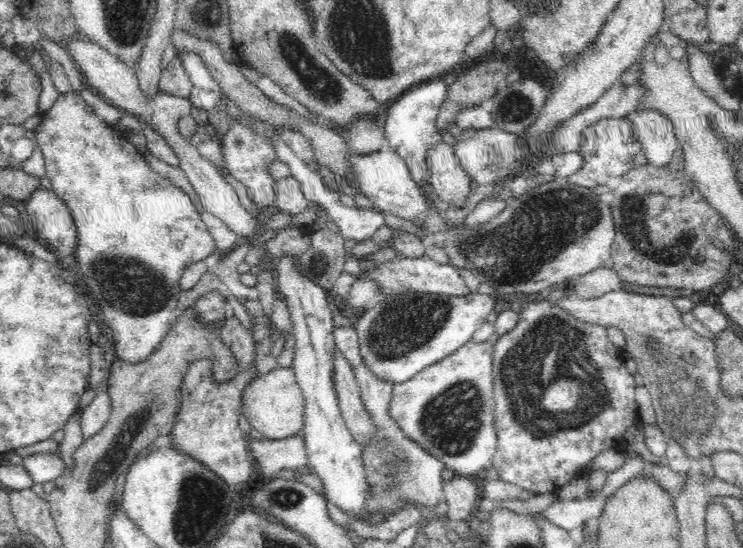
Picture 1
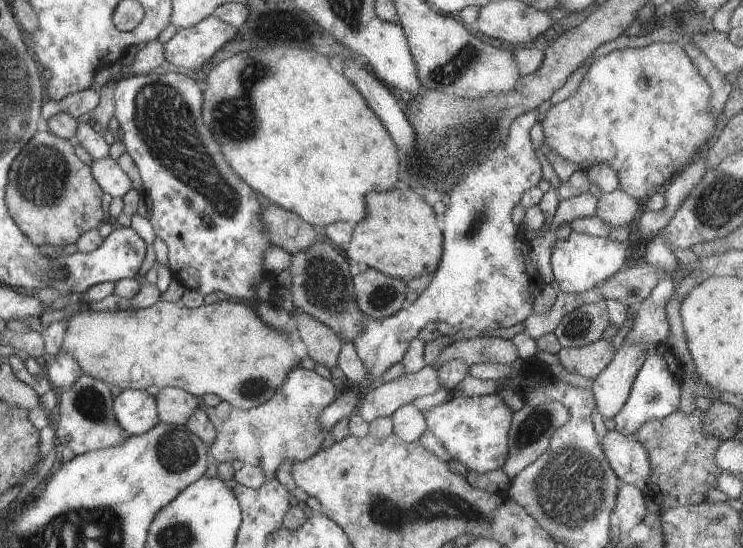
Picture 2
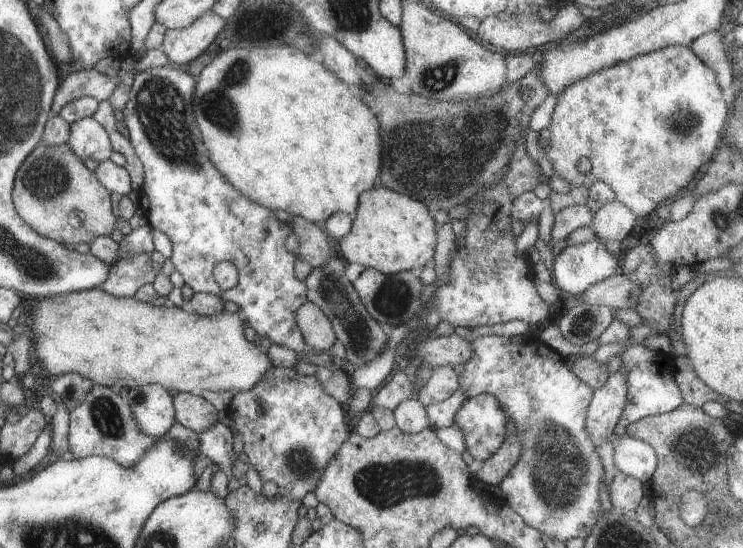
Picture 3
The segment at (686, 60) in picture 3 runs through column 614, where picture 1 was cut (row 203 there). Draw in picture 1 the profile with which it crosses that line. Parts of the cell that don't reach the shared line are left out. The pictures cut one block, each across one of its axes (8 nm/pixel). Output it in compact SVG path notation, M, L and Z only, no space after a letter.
M72 90L58 96L54 106L42 114L42 122L34 132L46 158L46 176L52 182L52 192L64 200L72 214L78 232L74 258L80 276L86 278L92 296L102 308L104 320L114 332L116 356L128 364L142 364L162 344L174 324L184 272L192 264L216 256L216 242L188 194L156 174L144 162L144 154L128 142L126 132L110 126L98 114L86 112L86 100L80 92Z

